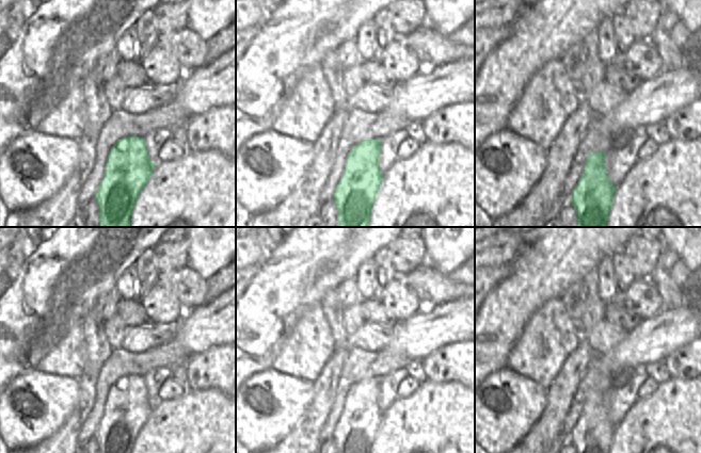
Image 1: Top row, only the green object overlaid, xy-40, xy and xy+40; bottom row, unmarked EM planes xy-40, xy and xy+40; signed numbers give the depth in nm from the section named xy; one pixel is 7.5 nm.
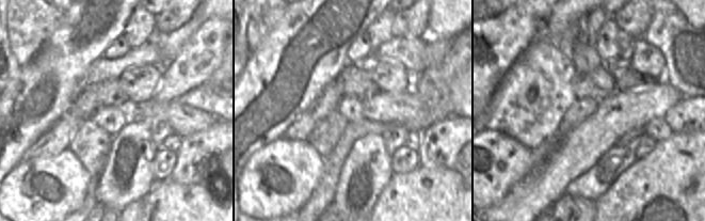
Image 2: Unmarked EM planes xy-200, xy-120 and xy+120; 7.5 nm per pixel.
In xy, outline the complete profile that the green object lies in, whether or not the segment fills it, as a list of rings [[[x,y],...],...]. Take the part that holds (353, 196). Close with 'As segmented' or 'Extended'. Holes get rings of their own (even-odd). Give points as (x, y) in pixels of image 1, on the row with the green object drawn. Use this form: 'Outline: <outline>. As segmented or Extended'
Outline: [[[364,140],[353,146],[333,192],[337,227],[367,227],[383,174],[378,166],[380,140]]]. As segmented

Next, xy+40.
Outline: [[[590,152],[583,166],[583,173],[570,194],[570,203],[576,211],[576,227],[606,227],[612,205],[615,187],[604,168],[604,152]]]. As segmented

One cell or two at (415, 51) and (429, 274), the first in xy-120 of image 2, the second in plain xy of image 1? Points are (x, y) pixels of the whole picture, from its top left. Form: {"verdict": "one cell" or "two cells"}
{"verdict": "one cell"}

